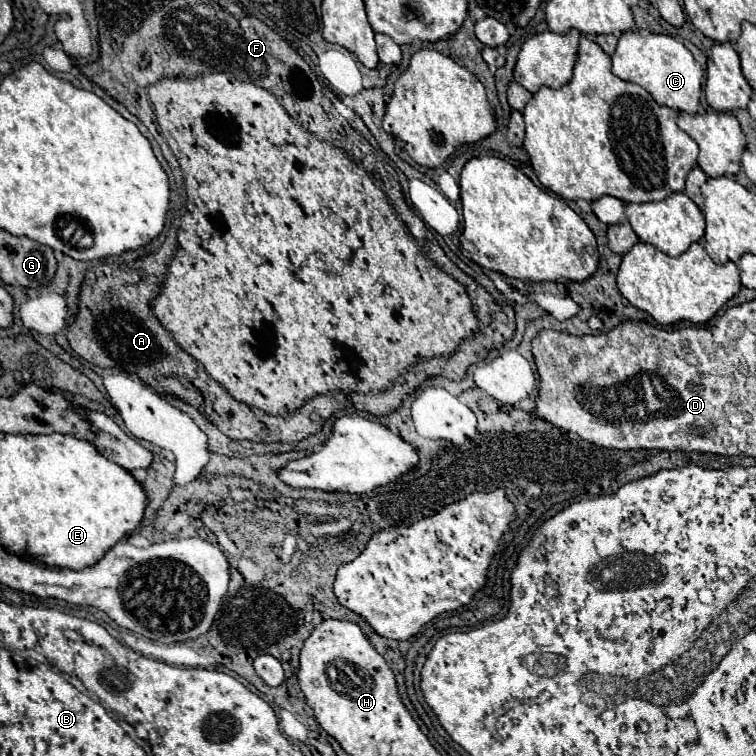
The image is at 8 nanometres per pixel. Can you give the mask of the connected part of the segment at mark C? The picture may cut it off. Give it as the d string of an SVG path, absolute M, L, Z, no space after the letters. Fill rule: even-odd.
M626 32L622 34L616 52L612 54L612 72L632 84L642 86L650 96L660 104L676 112L696 114L698 100L702 94L704 70L696 64L692 54L676 38L666 34L640 34Z

